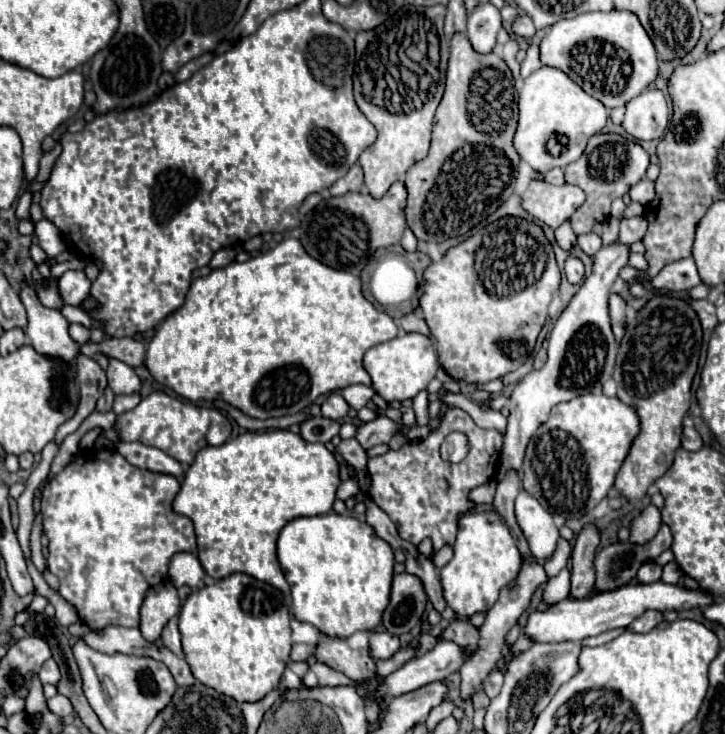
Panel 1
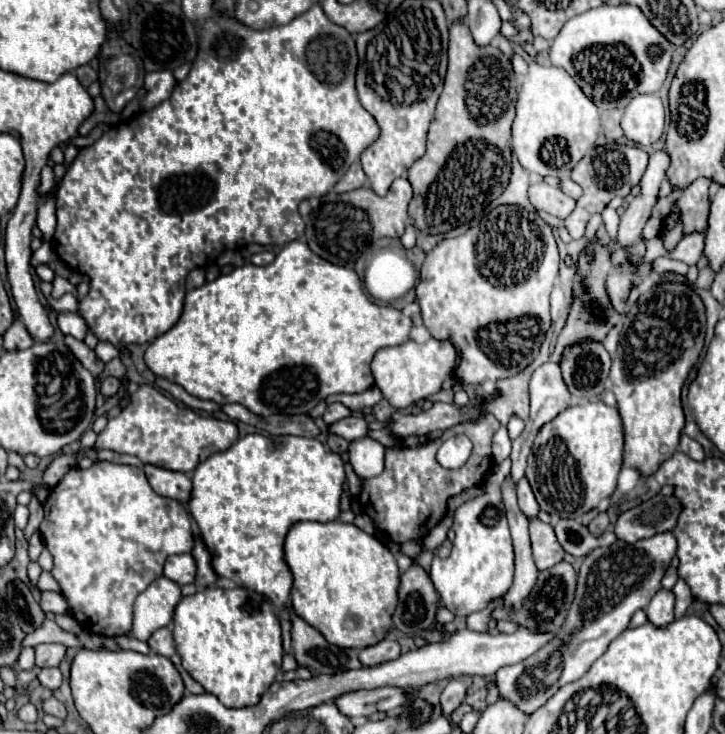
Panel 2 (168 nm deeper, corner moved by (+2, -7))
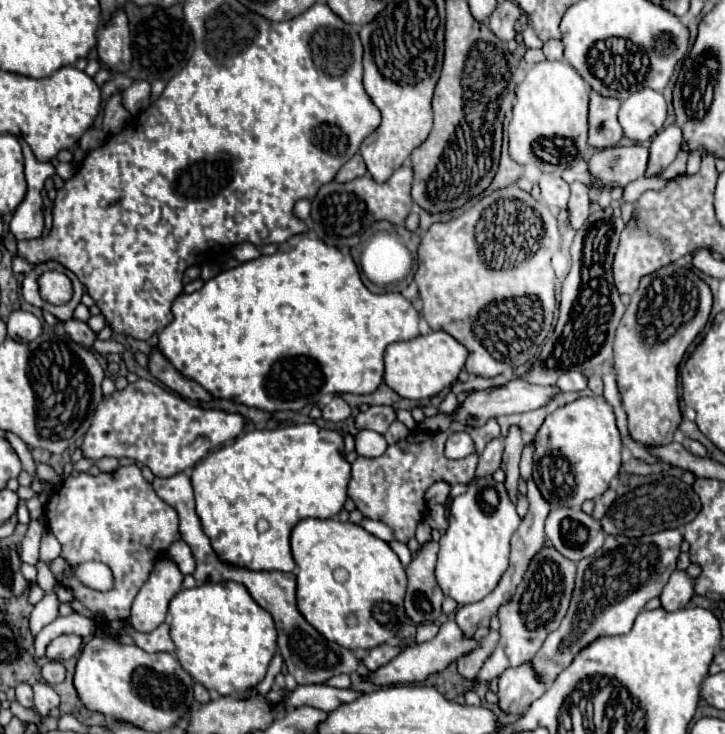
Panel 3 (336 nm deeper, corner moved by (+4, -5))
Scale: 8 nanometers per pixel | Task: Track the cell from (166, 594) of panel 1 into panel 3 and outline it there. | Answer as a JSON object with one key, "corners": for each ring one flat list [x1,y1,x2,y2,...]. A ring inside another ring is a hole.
{"corners":[[159,559,131,605,131,627,141,633,149,633,159,627,167,617,169,601,181,591,181,583,183,575,177,565,169,559]]}

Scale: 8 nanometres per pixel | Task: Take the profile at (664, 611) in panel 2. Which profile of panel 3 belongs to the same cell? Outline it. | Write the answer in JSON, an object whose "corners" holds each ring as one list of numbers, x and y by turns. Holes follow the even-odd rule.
{"corners":[[675,571,661,593,661,607,669,613,683,609,693,597,693,579,685,575,685,571]]}

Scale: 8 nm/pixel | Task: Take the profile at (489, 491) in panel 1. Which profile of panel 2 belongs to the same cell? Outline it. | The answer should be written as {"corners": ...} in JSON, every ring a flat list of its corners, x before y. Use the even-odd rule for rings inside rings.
{"corners":[[449,513,425,539,423,539,423,549,431,549,431,551,435,551,443,541,445,541,445,537,447,537,447,529,451,527,451,519,453,519,453,515]]}

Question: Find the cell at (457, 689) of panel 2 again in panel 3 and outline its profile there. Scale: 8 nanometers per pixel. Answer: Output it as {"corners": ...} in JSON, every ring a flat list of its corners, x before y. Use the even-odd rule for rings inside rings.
{"corners":[[493,631,481,641,481,647,475,649,473,653,469,653,467,657,461,657,457,661,457,673,465,679,465,681,475,681,481,665,485,663,485,659,495,651,495,645,499,641,499,631]]}

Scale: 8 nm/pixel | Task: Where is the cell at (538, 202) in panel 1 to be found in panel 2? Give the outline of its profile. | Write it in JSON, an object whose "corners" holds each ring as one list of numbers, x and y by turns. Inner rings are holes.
{"corners":[[543,181,529,187,529,199,537,211,545,211,557,219,565,219,575,209,575,199]]}

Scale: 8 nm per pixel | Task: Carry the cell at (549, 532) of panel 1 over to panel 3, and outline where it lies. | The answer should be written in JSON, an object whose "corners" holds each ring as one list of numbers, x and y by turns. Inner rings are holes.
{"corners":[[533,441,525,445,519,467,521,467,521,477,523,477,523,481,529,481,529,479,531,479,531,467,533,467]]}

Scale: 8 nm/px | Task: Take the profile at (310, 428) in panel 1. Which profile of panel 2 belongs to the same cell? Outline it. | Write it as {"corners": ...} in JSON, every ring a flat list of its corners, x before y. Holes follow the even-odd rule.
{"corners":[[351,415,349,419,341,419,337,423,333,423,329,427,329,433,335,433,335,435,341,435,345,437,347,441,353,441,353,439,363,439,367,433,369,433,369,423,363,415]]}

